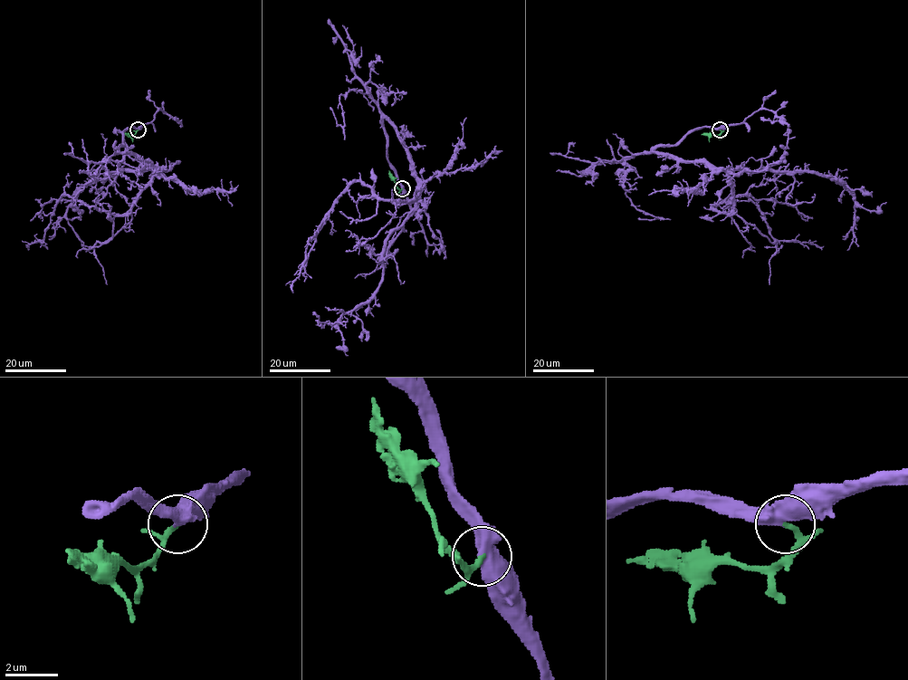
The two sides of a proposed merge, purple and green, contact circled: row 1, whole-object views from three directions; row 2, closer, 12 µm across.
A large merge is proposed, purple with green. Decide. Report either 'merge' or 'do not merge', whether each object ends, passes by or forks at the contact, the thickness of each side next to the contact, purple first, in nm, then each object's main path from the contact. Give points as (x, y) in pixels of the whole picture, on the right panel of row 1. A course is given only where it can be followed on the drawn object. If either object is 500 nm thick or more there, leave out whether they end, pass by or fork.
merge | 500/140 nm | purple via (720, 130), (694, 129), (648, 152), (721, 167), (732, 209), (716, 211), (746, 196), (775, 238), (823, 246) | green via (720, 130), (718, 135), (701, 135)

